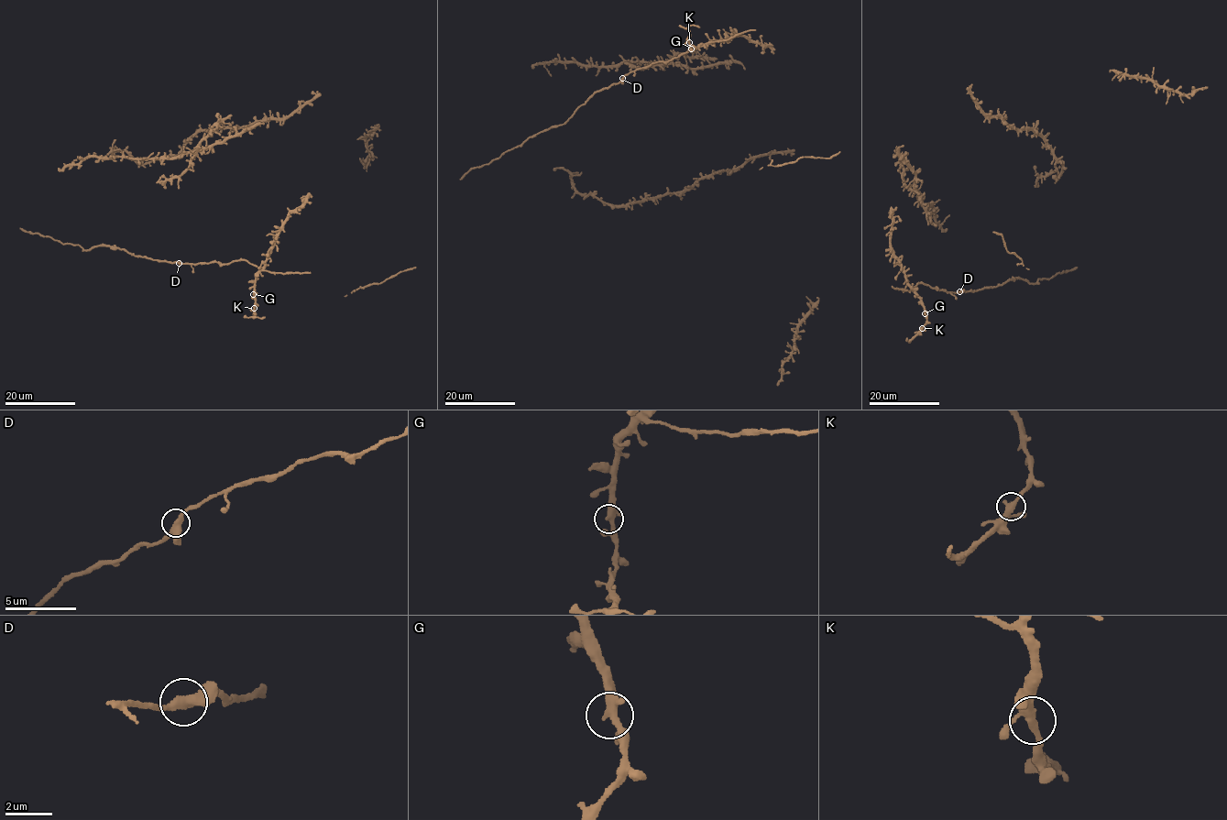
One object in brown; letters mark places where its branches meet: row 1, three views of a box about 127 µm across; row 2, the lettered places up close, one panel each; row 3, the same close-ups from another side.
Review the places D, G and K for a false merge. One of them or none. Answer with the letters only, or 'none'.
none

